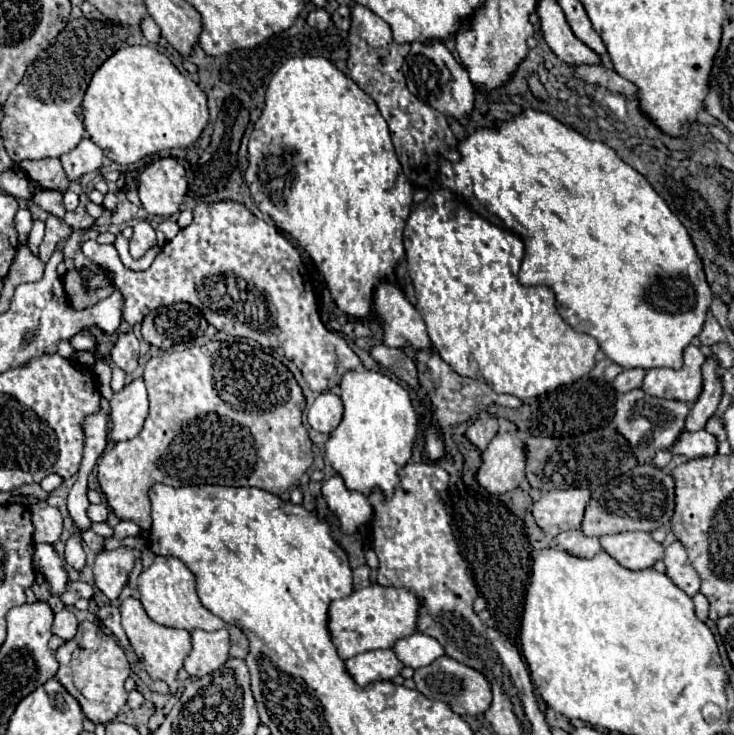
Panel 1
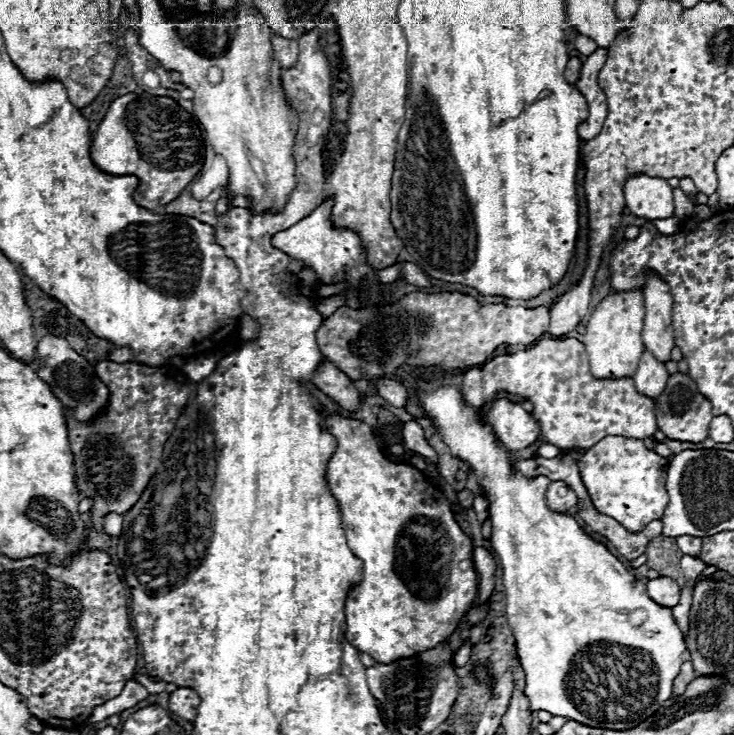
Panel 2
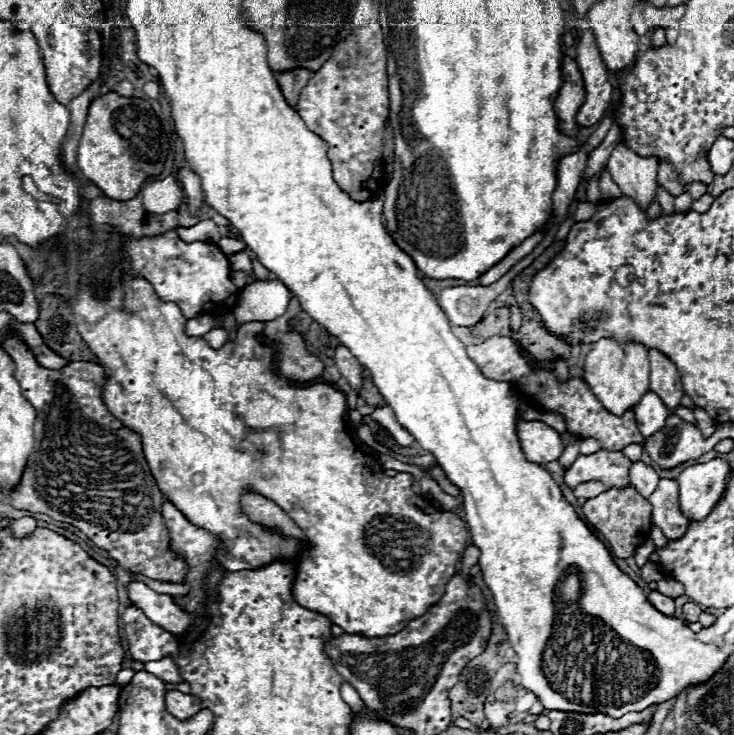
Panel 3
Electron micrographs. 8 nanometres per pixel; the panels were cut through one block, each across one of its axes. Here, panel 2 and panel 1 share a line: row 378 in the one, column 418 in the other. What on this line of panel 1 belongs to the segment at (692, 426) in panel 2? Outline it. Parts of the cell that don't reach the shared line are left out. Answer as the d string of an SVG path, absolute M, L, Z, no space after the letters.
M446 656L436 658L436 662L432 662L424 668L418 668L414 672L412 680L414 680L416 690L420 694L424 694L430 700L440 700L440 702L448 704L456 714L478 716L478 714L486 712L490 702L492 702L492 690L490 690L490 684L486 682L486 678L480 672L476 672L476 670L472 670L472 668L452 660L452 658L446 660Z

